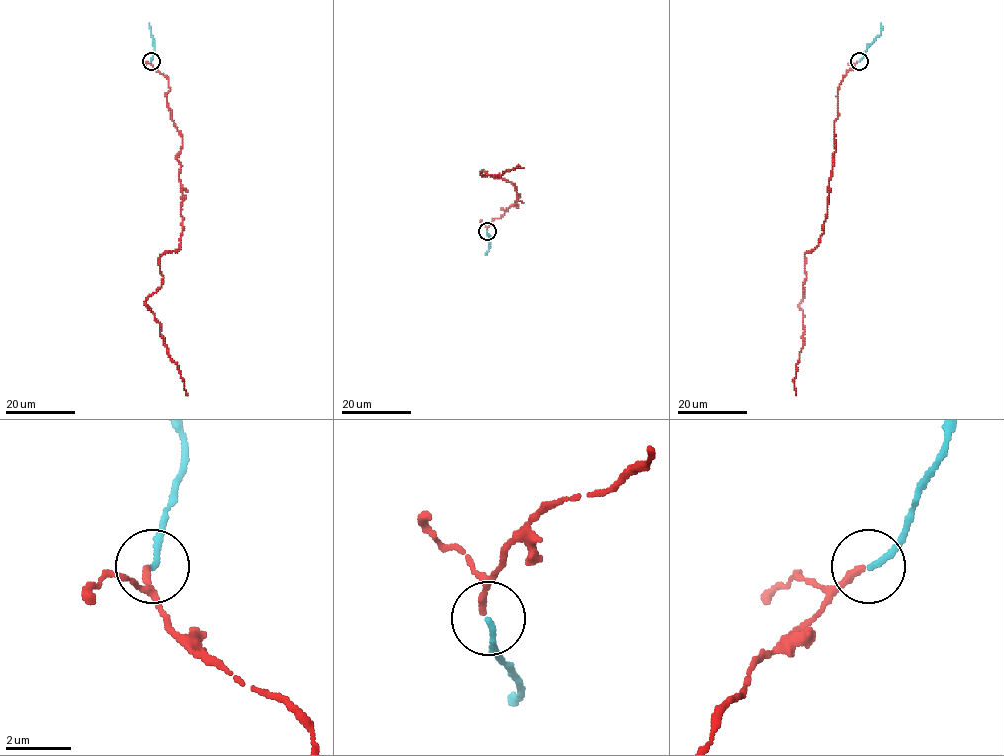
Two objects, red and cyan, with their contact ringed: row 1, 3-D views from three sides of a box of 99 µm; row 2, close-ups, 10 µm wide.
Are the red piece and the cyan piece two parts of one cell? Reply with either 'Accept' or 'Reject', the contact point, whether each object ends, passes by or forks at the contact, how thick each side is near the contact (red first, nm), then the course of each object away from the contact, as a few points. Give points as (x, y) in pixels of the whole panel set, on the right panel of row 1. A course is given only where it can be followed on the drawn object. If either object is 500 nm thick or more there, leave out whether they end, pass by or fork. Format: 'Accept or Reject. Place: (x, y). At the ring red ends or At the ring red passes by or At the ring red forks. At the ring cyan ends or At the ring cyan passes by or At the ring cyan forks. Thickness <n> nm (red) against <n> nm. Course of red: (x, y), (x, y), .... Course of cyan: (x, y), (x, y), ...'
Accept. Place: (859, 61). At the ring red ends. At the ring cyan ends. Thickness 200 nm (red) against 170 nm. Course of red: (859, 61), (838, 88), (823, 234), (805, 256), (799, 307), (804, 334), (795, 395). Course of cyan: (859, 61), (867, 46), (880, 34), (880, 23)

